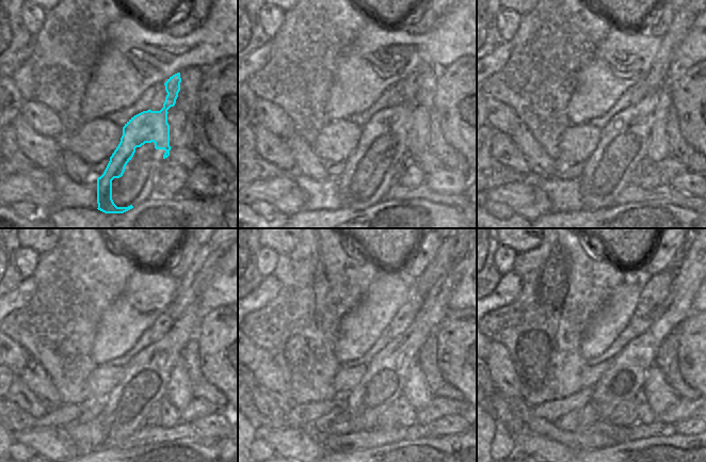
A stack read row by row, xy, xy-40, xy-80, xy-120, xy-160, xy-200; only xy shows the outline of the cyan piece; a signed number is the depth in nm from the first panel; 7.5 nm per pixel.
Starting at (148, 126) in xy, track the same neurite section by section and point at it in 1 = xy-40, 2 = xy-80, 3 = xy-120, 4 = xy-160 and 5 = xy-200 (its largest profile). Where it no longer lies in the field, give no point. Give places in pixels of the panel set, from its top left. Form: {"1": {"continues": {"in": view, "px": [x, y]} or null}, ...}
{"1": {"continues": {"in": "xy-40", "px": [391, 124]}}, "2": {"continues": {"in": "xy-80", "px": [638, 117]}}, "3": {"continues": {"in": "xy-120", "px": [186, 311]}}, "4": {"continues": {"in": "xy-160", "px": [437, 283]}}, "5": {"continues": {"in": "xy-200", "px": [692, 261]}}}

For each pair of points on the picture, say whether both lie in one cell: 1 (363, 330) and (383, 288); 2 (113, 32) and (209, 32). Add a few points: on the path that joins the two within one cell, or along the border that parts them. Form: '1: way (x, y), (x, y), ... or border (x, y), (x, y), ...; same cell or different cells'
1: way (369, 319), (383, 299); same cell
2: way (137, 41), (145, 41), (151, 44), (186, 44); same cell

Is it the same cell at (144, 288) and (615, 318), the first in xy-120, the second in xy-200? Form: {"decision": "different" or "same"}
{"decision": "same"}

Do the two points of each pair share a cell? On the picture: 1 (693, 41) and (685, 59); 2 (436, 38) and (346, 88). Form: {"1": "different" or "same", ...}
{"1": "same", "2": "same"}

